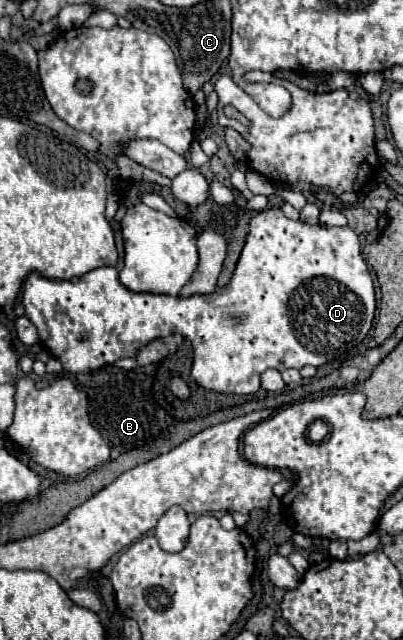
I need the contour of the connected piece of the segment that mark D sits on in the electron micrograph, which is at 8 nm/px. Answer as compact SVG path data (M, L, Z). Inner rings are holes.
M268 208L250 220L250 232L230 284L216 288L212 294L188 298L136 294L120 284L116 266L102 266L84 274L78 282L50 280L32 272L24 282L22 304L26 318L38 330L40 342L70 374L92 372L120 358L132 358L156 338L182 334L194 348L190 376L198 386L224 394L254 394L260 388L260 374L268 368L284 372L288 368L300 370L306 364L322 366L356 348L372 326L376 298L354 230L304 224L302 220L286 218L280 208Z

